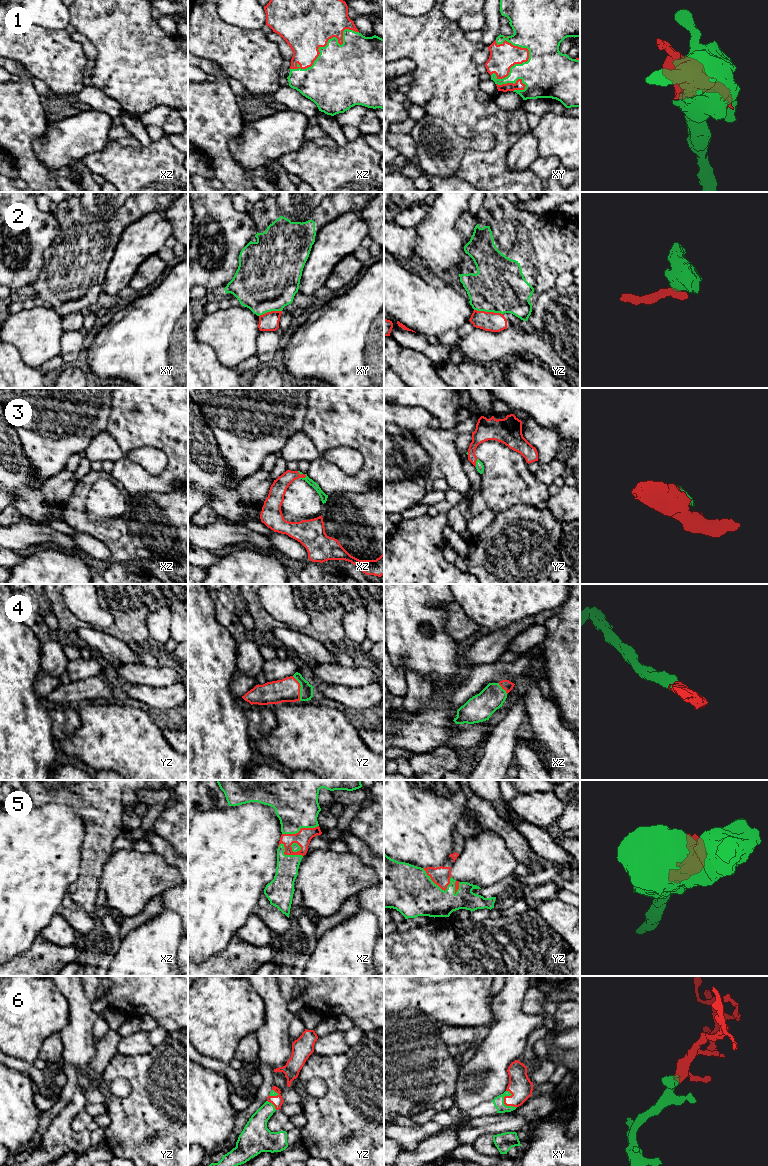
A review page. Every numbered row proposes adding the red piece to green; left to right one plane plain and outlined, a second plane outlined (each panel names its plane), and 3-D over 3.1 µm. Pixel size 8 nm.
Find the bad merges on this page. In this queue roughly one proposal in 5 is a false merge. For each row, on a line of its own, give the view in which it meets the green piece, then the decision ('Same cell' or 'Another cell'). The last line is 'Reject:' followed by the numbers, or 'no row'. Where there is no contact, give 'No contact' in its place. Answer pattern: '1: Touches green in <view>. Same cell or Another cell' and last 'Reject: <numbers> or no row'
1: Touches green in xz. Same cell
2: Touches green in yz. Another cell
3: Touches green in xz. Same cell
4: Touches green in yz. Same cell
5: Touches green in yz. Same cell
6: Touches green in xy. Same cell
Reject: 2

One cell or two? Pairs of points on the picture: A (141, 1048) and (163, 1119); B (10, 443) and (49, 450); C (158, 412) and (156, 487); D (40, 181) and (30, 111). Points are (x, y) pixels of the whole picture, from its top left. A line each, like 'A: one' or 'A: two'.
A: two
B: two
C: one
D: one

